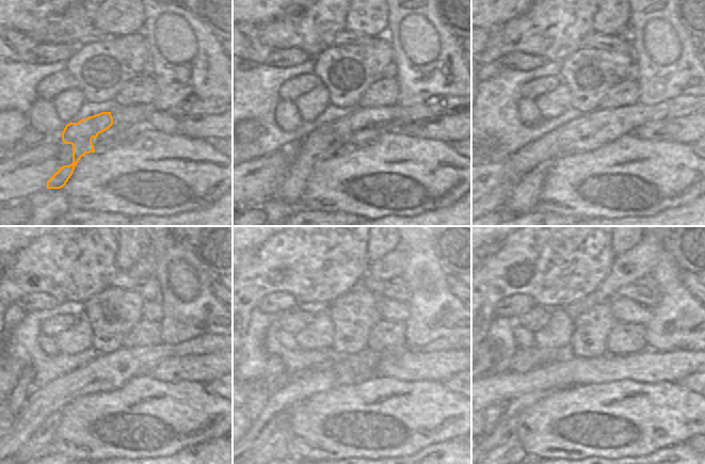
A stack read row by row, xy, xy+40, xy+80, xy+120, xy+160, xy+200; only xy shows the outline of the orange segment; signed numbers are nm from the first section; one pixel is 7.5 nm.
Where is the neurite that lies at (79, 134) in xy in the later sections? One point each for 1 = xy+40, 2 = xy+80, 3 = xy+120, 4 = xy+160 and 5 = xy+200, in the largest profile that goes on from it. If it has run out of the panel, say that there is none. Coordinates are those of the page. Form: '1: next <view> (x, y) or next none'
1: next xy+40 (320, 144)
2: next xy+80 (524, 200)
3: next xy+120 (41, 443)
4: next xy+160 (277, 443)
5: next xy+200 (512, 443)

